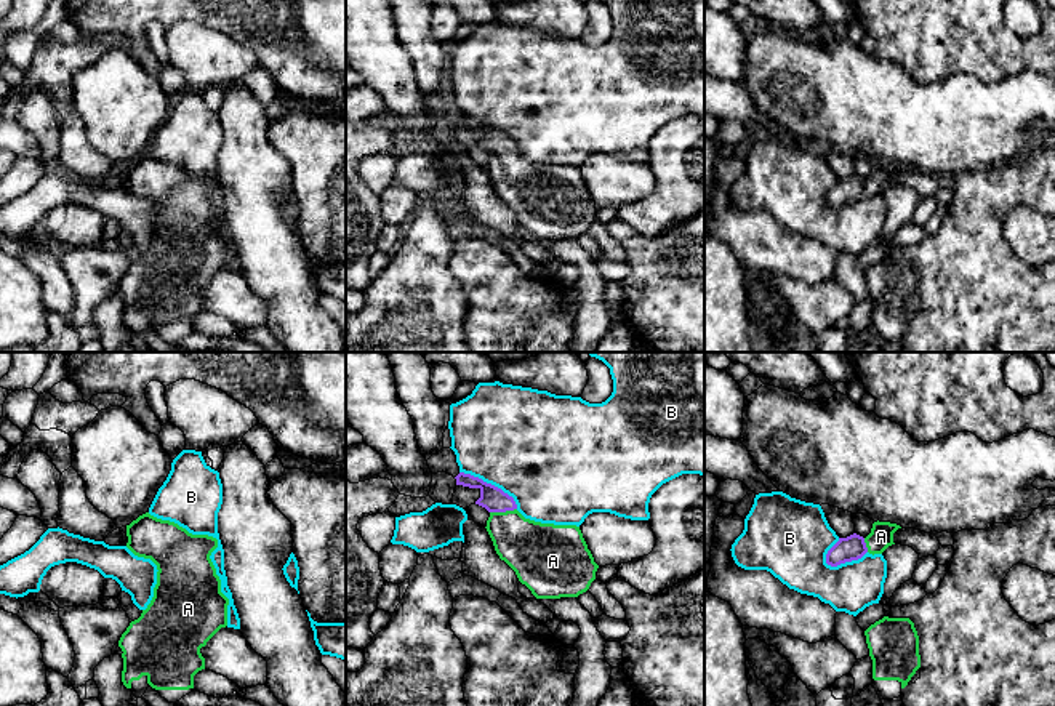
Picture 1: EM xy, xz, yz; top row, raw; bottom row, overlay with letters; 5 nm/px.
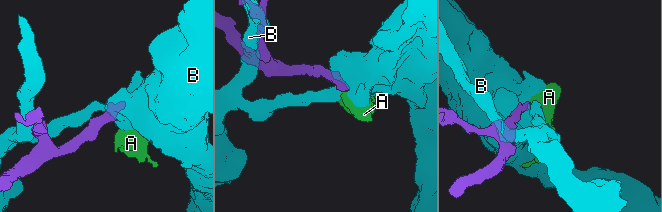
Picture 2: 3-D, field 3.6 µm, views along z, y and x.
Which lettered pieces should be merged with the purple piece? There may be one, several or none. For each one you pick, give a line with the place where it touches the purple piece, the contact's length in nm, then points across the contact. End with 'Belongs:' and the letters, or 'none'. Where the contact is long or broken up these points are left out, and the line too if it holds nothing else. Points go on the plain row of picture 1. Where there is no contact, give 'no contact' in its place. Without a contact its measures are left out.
A: xz (503, 152) | 140 nm | across xz (492, 140), (503, 152), (505, 162), (533, 191)
Belongs: A

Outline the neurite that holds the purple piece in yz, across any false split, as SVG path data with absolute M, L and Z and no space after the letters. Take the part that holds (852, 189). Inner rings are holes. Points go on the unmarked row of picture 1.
M874 163L871 174L863 179L856 174L839 179L839 183L828 192L826 205L831 208L837 208L845 203L858 202L866 194L869 195L882 195L893 184L893 174L901 170L897 165L890 163Z

